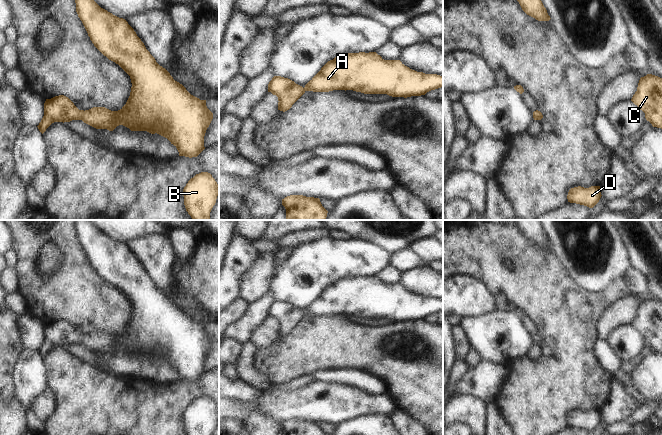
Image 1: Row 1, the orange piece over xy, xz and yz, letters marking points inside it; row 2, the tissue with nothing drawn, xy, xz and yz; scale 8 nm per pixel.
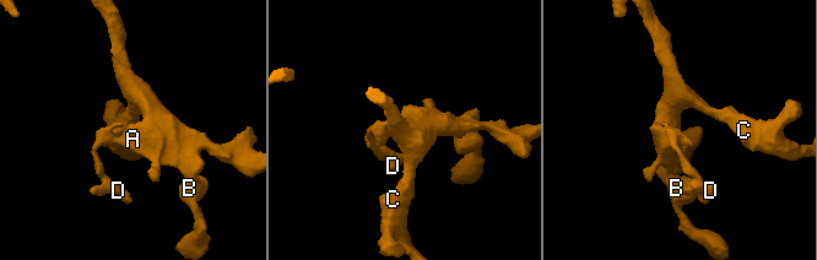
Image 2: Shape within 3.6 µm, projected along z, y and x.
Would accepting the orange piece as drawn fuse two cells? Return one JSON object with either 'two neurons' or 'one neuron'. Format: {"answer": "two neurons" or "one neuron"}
{"answer": "one neuron"}

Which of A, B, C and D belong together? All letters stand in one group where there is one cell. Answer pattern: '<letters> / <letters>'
A B C D

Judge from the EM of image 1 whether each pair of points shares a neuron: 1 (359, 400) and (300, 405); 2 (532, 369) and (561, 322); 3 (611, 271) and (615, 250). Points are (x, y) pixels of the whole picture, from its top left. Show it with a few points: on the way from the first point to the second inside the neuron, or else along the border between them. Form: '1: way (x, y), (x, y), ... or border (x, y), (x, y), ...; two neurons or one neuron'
1: way (344, 402), (315, 402); one neuron
2: way (548, 369), (561, 358), (561, 338); one neuron
3: way (611, 266), (611, 255); one neuron

